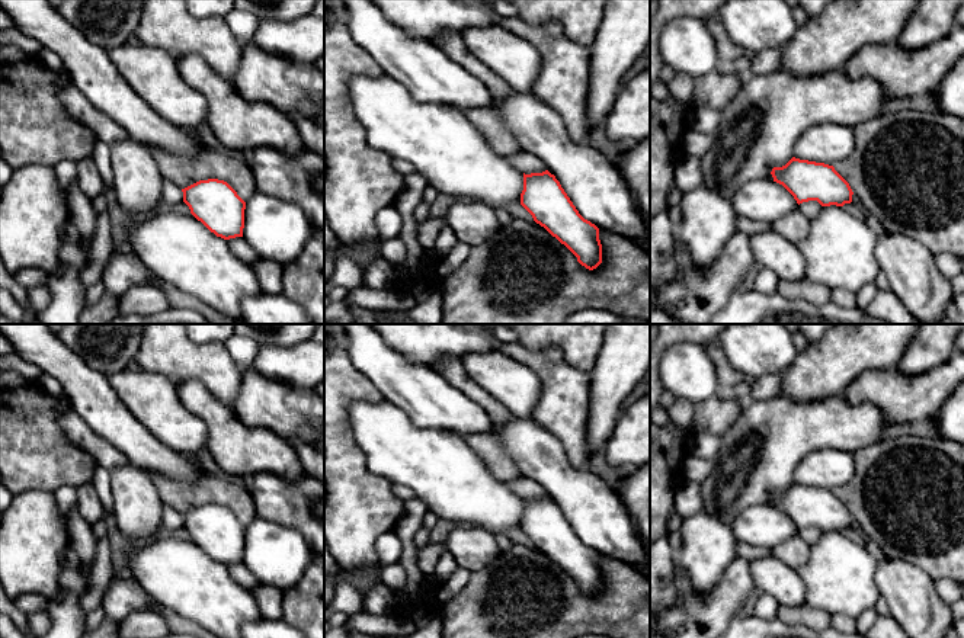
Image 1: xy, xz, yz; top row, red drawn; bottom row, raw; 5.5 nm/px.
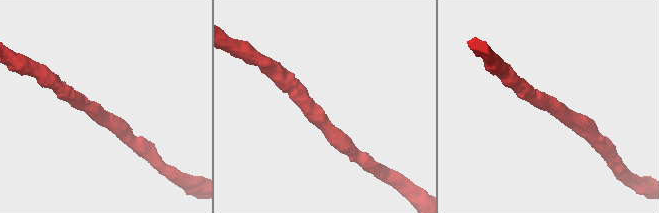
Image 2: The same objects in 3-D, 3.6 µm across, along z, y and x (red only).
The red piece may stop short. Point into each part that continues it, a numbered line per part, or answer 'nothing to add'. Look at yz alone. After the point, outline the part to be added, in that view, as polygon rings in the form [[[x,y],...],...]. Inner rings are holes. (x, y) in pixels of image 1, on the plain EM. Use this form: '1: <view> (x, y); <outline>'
1: yz (839, 577); [[[822,532],[810,546],[808,561],[797,568],[807,605],[853,619],[874,609],[880,590],[875,581],[878,561],[867,548],[843,532]]]

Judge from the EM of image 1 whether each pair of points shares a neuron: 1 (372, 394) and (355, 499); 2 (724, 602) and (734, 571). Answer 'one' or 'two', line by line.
1: one
2: one

